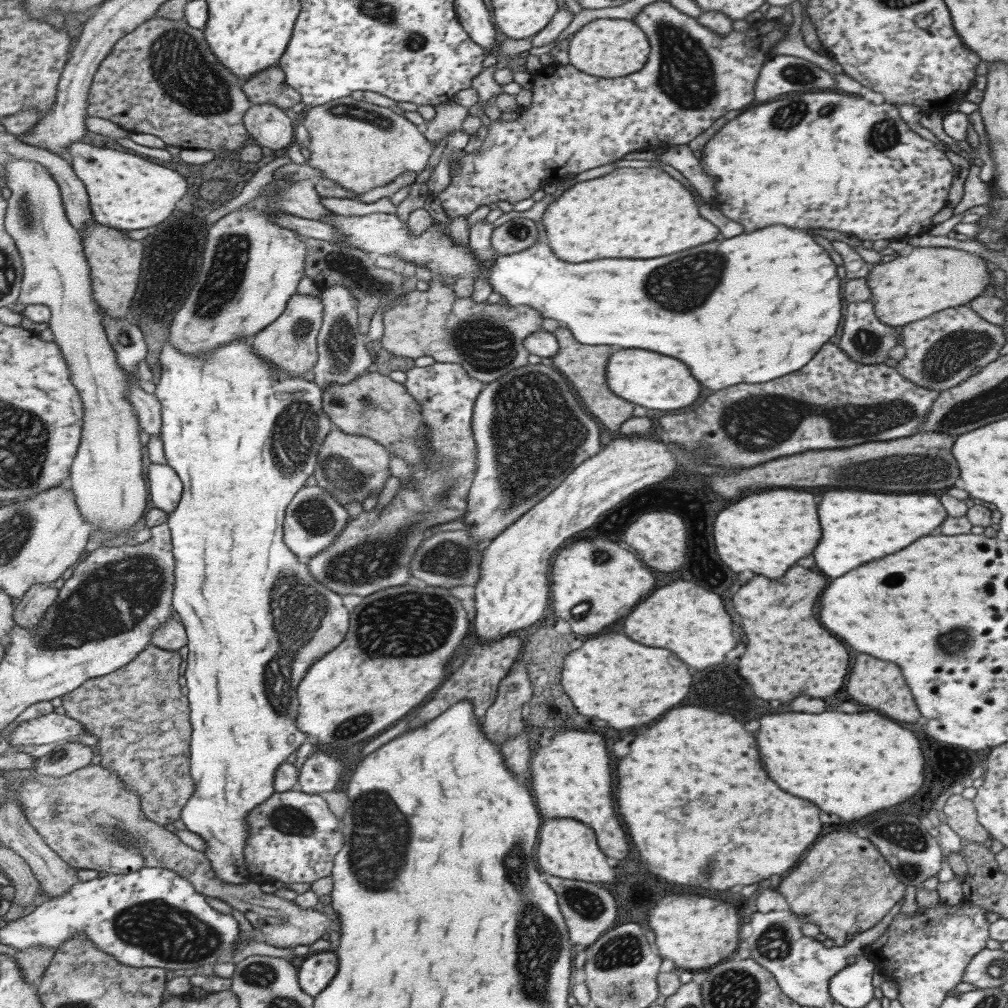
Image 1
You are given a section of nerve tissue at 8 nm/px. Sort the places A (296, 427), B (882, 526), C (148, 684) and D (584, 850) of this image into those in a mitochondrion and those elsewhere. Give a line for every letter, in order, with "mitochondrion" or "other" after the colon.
A: mitochondrion
B: other
C: other
D: other

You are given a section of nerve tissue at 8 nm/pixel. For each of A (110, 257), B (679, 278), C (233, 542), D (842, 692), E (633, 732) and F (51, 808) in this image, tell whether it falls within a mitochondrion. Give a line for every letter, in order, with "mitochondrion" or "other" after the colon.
A: other
B: mitochondrion
C: other
D: other
E: other
F: mitochondrion

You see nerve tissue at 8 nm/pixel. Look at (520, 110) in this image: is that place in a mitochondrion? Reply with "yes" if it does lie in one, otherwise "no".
no

